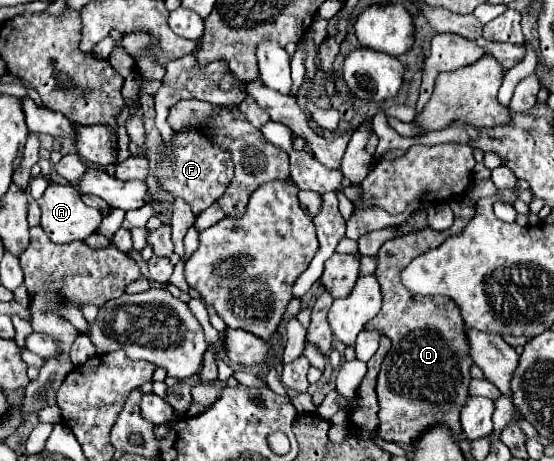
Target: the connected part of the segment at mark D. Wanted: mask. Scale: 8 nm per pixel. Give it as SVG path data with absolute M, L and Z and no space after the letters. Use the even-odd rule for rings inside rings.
M469 196L449 198L449 206L455 212L455 222L445 232L435 234L435 230L421 230L415 234L401 236L397 240L387 240L379 250L379 264L375 276L383 292L381 312L365 326L371 330L381 330L391 340L391 352L385 356L377 377L376 393L379 406L379 438L397 444L417 442L431 426L447 426L453 434L461 436L459 412L469 398L469 346L463 332L463 318L459 308L443 296L417 296L403 290L399 282L399 270L407 266L415 256L437 248L447 238L459 234L465 222L474 215L475 202Z

